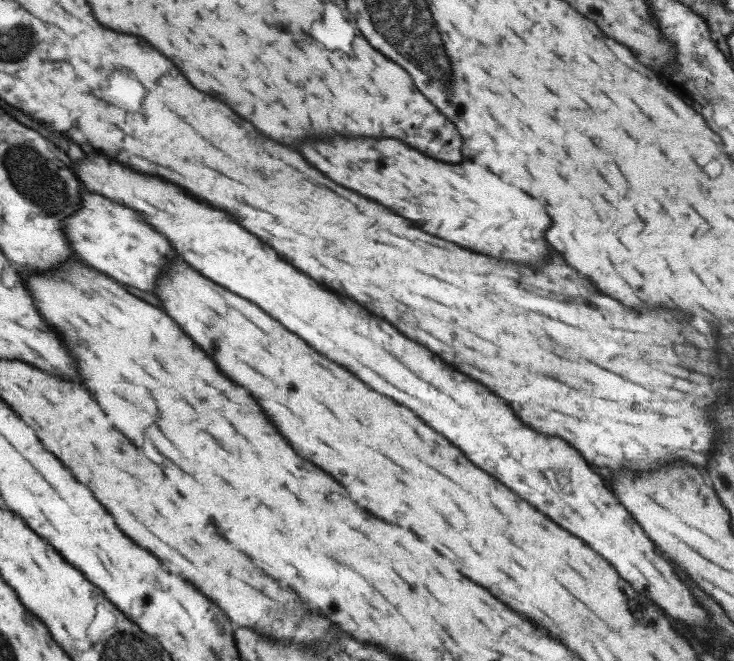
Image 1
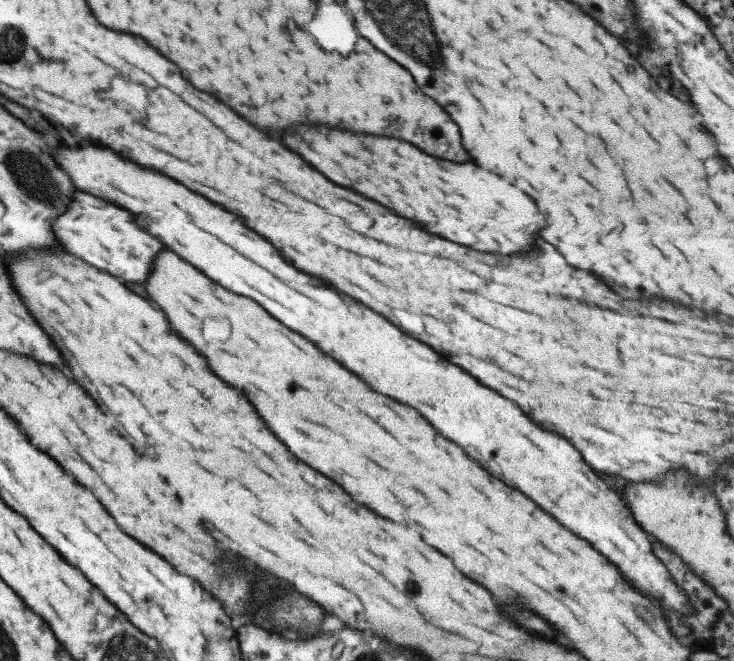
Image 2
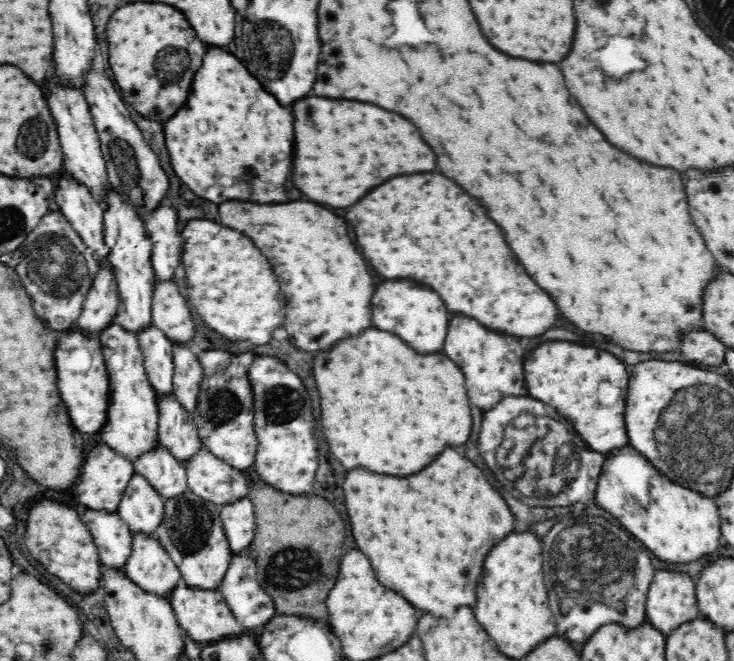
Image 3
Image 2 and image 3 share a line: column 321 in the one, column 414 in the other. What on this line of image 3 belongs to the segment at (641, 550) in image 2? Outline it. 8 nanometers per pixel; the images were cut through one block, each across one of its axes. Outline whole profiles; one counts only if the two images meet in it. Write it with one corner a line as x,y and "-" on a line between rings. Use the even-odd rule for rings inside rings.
390,280
378,286
372,298
372,326
382,332
394,332
418,354
440,352
448,332
448,310
440,296
412,280

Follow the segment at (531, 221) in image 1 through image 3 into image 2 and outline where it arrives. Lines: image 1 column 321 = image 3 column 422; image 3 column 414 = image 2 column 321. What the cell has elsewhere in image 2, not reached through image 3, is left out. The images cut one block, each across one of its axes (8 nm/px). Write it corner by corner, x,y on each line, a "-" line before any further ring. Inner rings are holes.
297,126
293,134
283,136
283,144
299,154
307,164
311,164
317,172
327,176
328,180
351,188
382,206
391,208
397,216
415,220
423,226
423,230
431,234
439,234
446,240
469,246
474,250
493,252
494,254
516,254
528,252
535,244
535,234
545,226
543,214
537,212
535,202
523,194
511,180
477,166
473,160
471,164
453,164
447,160
437,160
415,146
409,148
407,142
395,138
379,138
367,134
349,134
341,130
327,130
315,126

